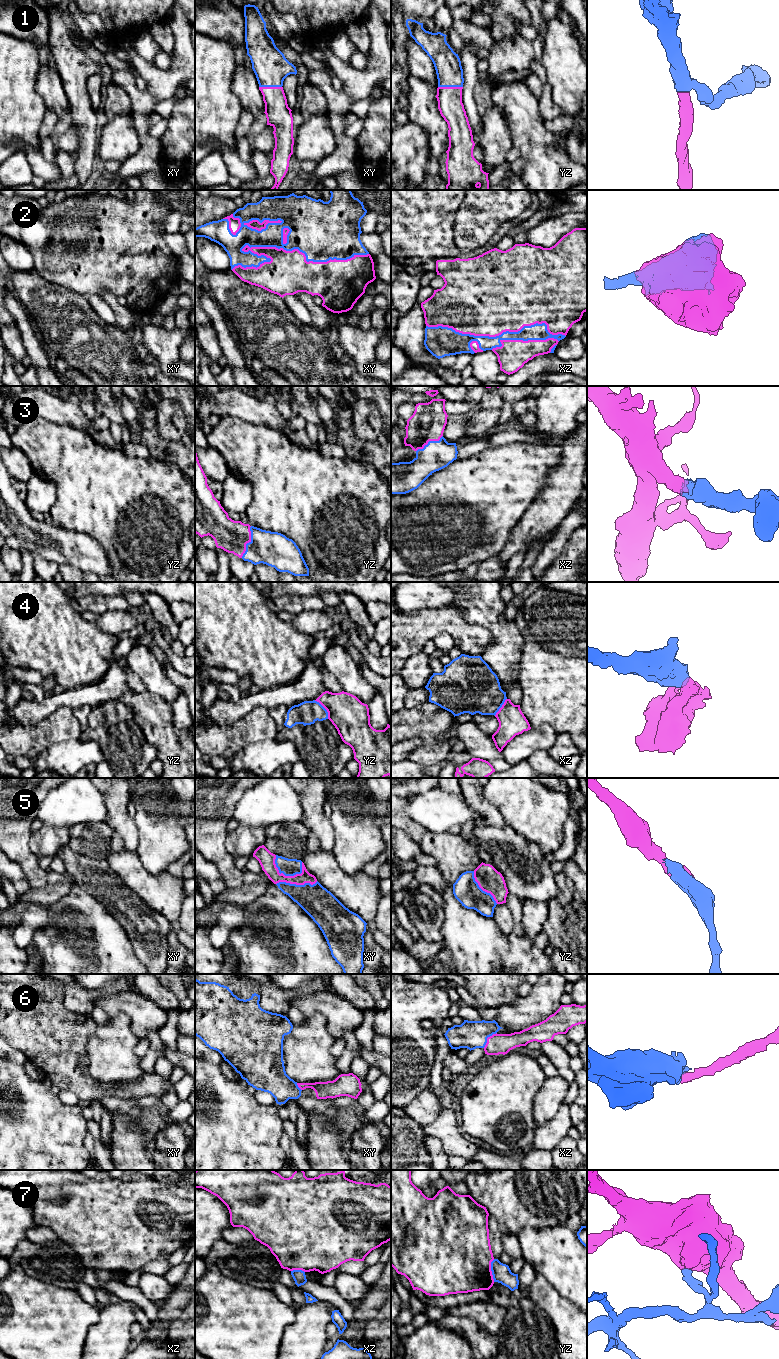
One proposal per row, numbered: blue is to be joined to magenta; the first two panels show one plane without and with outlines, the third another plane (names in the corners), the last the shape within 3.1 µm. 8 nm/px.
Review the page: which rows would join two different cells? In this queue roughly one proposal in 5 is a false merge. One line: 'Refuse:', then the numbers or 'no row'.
Refuse: 4, 7

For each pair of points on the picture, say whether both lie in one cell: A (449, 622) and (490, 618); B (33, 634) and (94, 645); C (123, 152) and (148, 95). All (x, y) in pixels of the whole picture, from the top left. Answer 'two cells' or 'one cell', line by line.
A: two cells
B: one cell
C: two cells

